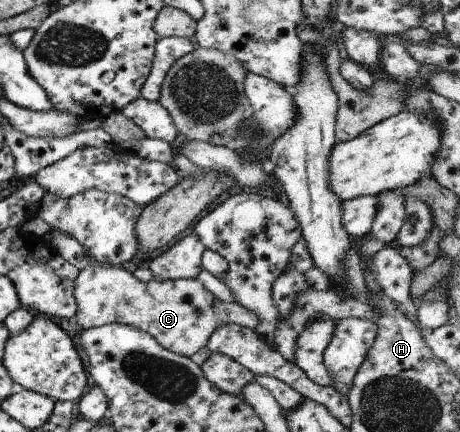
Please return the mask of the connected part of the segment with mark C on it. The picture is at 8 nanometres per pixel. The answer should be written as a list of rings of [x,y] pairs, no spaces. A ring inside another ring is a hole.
[[[94,261],[78,271],[73,296],[75,321],[82,330],[113,322],[132,326],[147,333],[165,350],[187,358],[206,348],[217,327],[232,324],[254,329],[258,323],[254,314],[241,305],[216,299],[196,278],[164,281],[153,278],[143,283],[119,266],[101,265]]]

